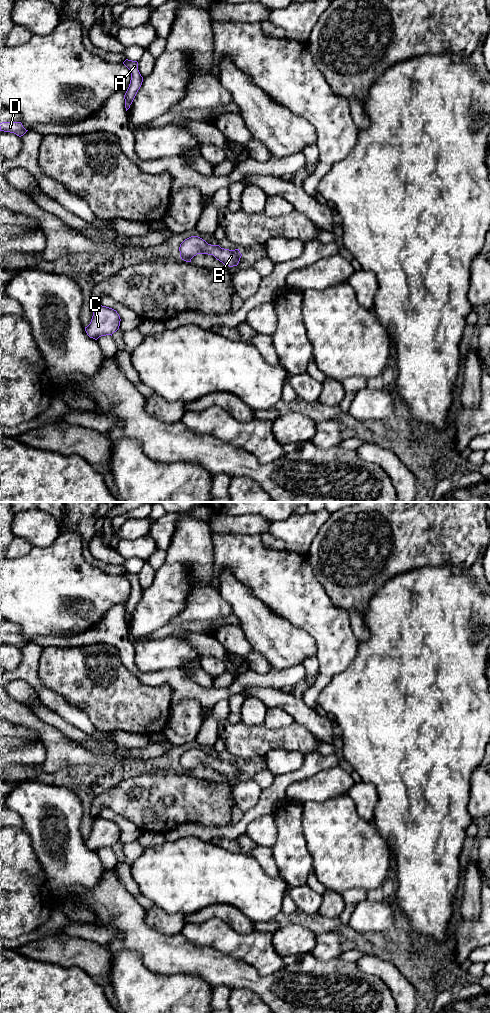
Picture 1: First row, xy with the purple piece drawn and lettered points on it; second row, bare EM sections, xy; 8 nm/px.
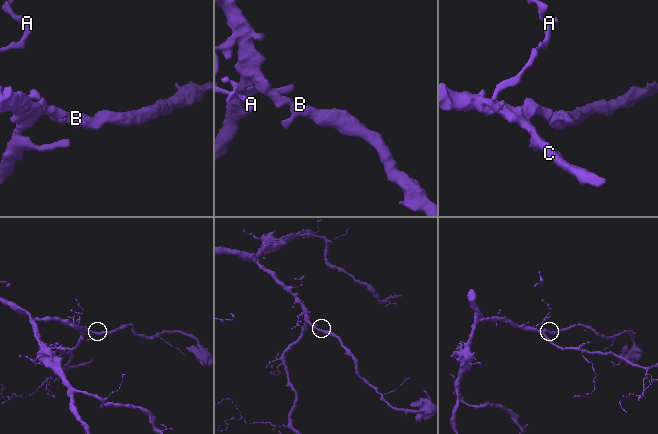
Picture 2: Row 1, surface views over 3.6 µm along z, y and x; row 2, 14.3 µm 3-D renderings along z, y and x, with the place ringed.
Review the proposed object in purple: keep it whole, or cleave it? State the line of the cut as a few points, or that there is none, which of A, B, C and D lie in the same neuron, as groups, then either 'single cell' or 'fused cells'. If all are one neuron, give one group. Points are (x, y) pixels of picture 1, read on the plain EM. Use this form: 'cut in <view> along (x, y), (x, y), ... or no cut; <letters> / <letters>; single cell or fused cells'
no cut; A B C D; single cell

